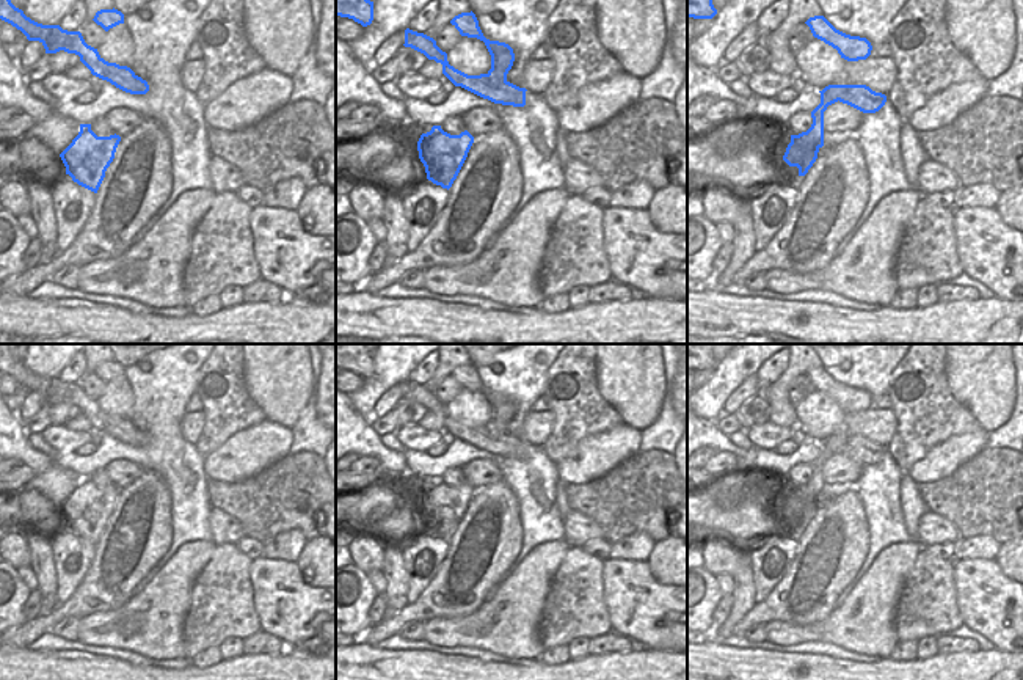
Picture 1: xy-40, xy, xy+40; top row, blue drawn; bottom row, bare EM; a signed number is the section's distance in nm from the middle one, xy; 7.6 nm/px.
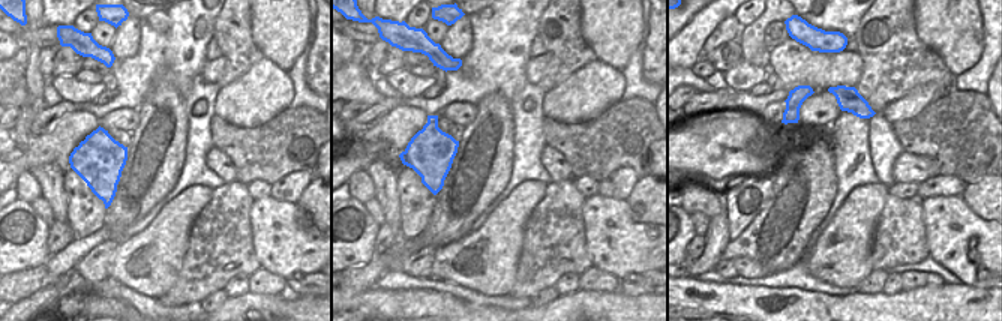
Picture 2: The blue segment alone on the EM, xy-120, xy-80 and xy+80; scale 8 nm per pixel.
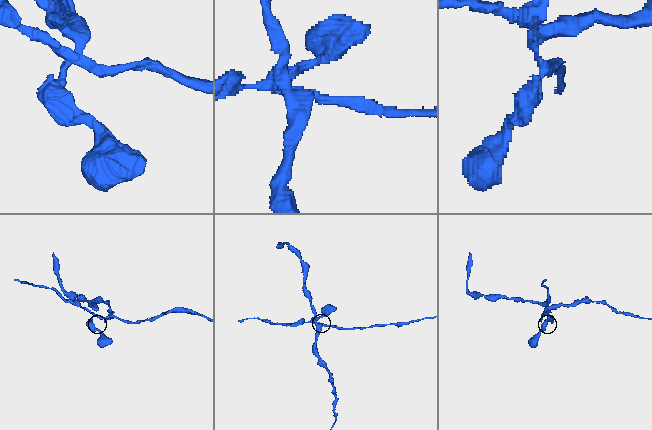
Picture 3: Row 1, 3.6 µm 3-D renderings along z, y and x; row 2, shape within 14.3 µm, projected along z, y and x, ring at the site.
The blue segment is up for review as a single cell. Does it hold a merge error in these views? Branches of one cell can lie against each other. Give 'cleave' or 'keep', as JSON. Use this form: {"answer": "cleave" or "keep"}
{"answer": "cleave"}

